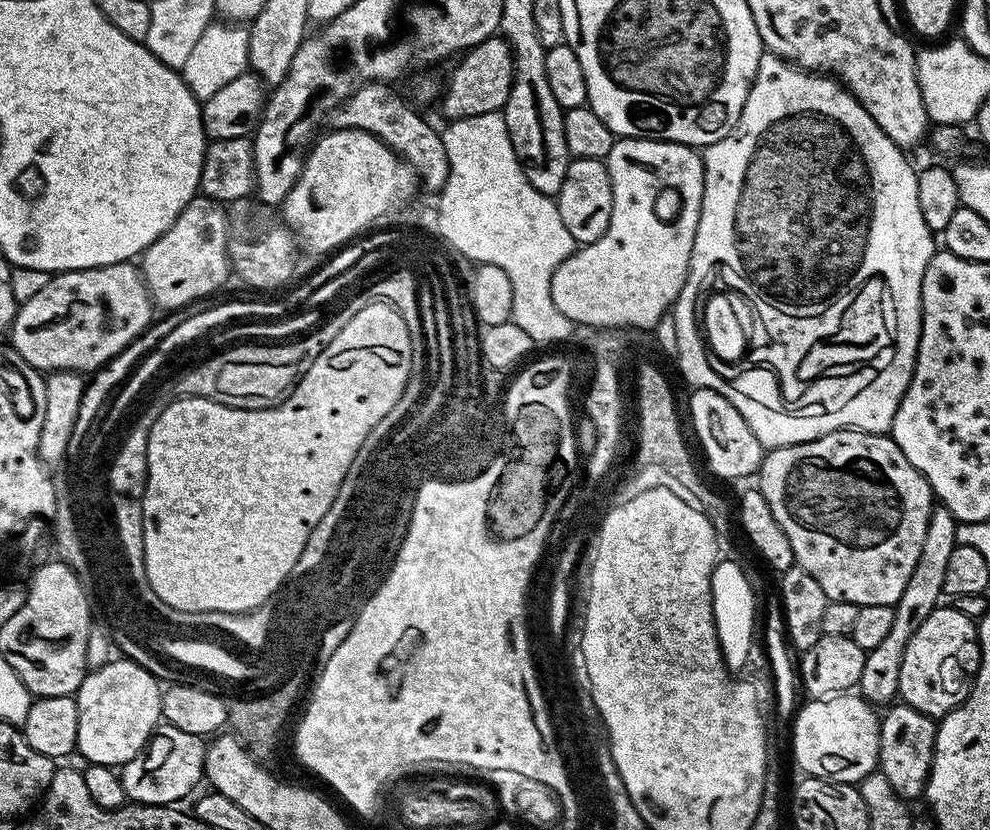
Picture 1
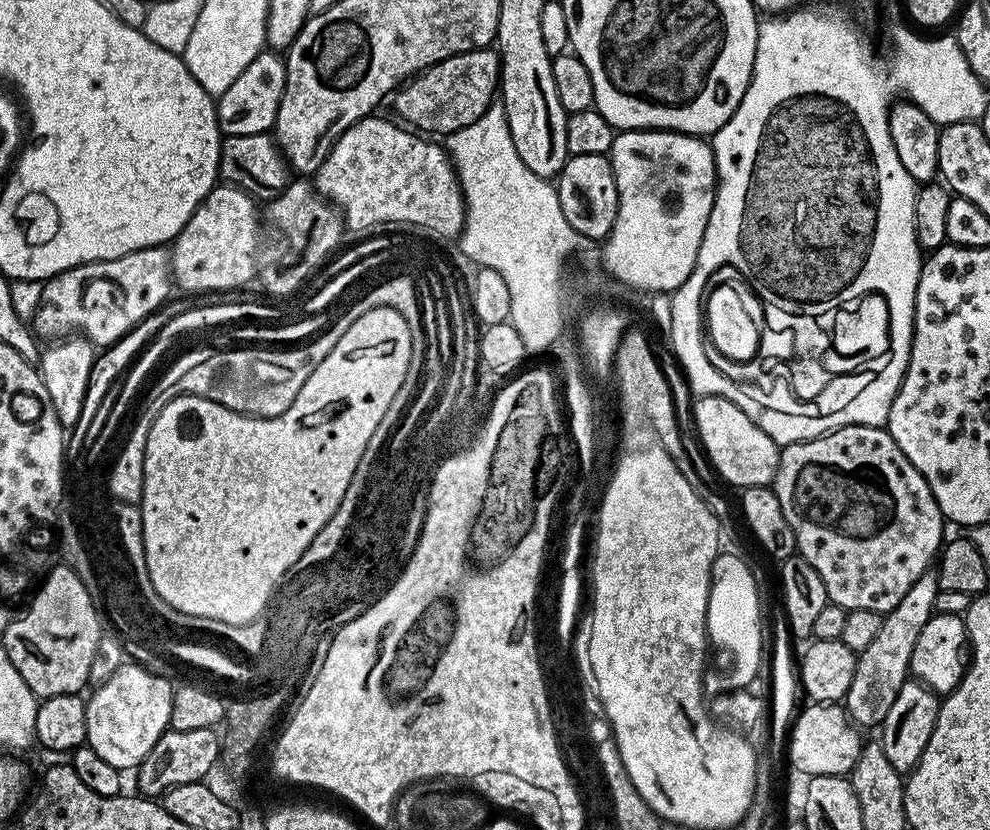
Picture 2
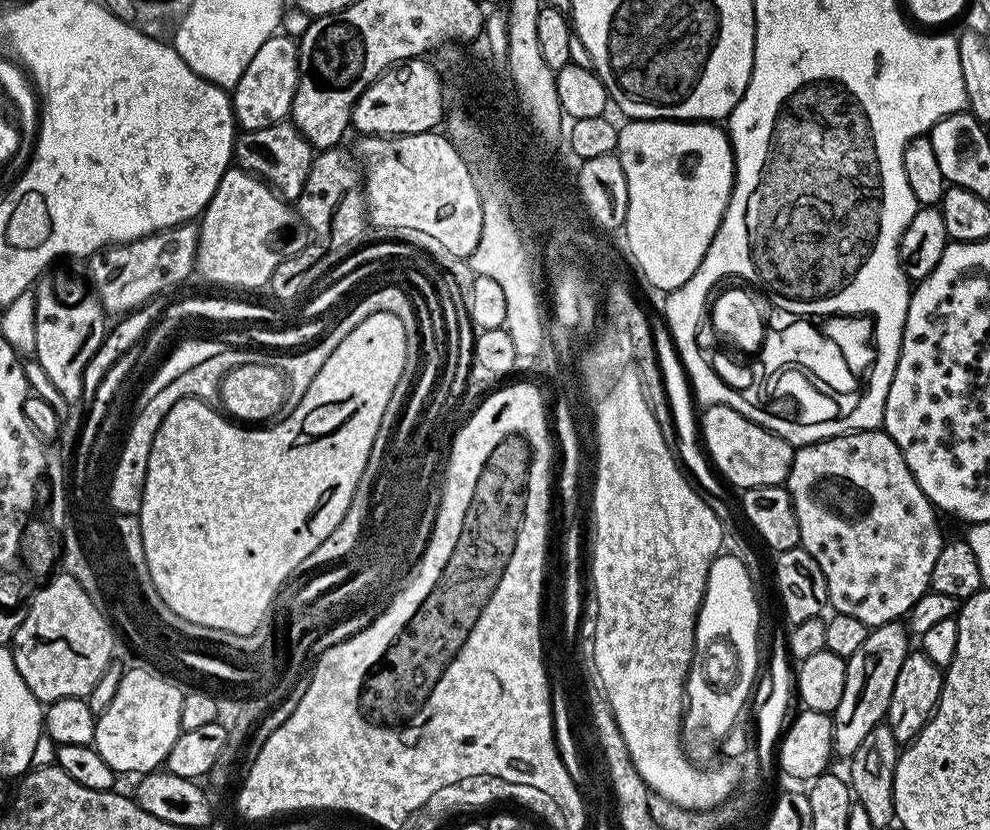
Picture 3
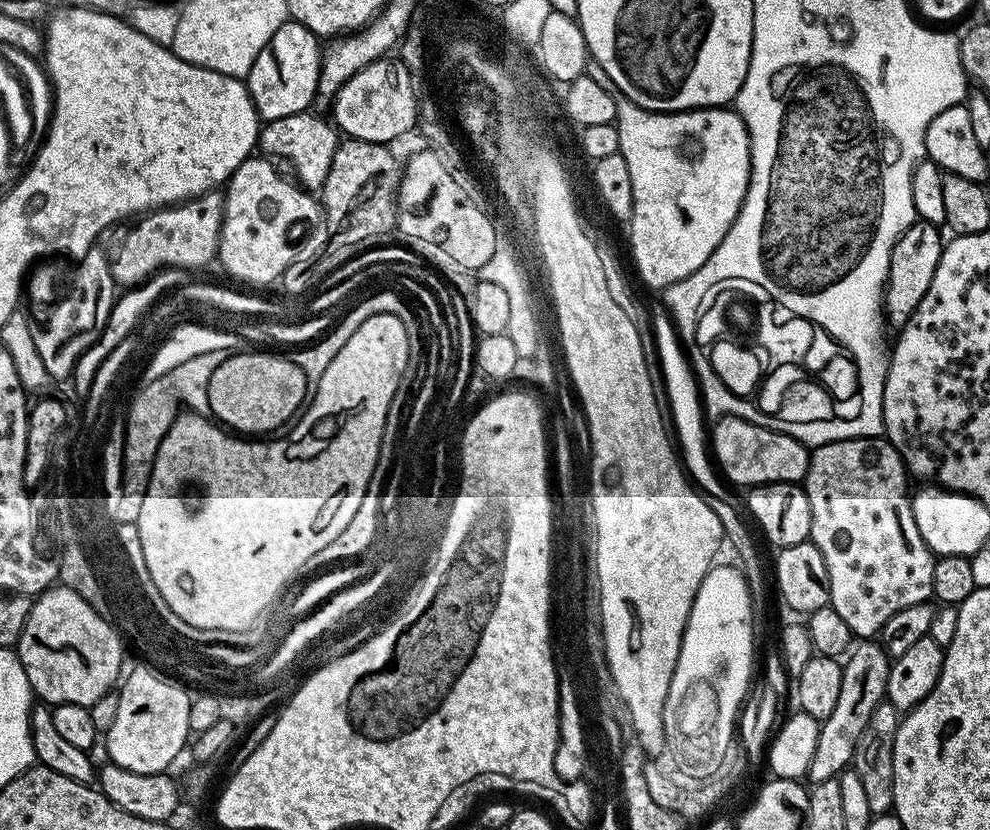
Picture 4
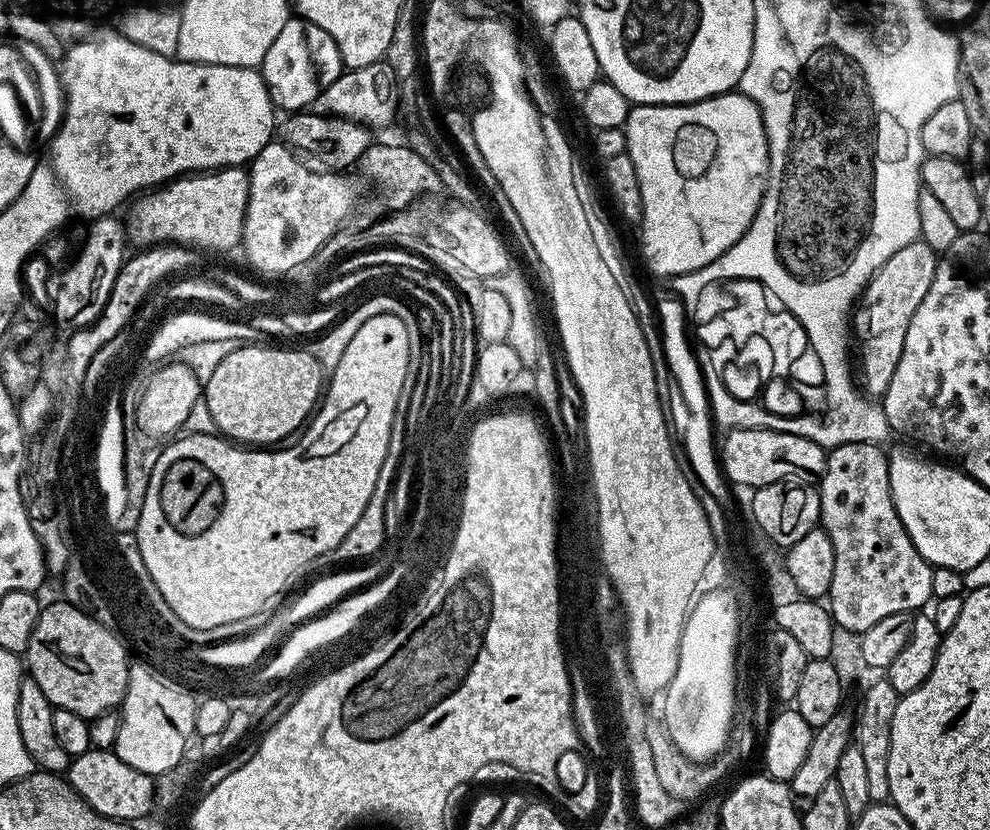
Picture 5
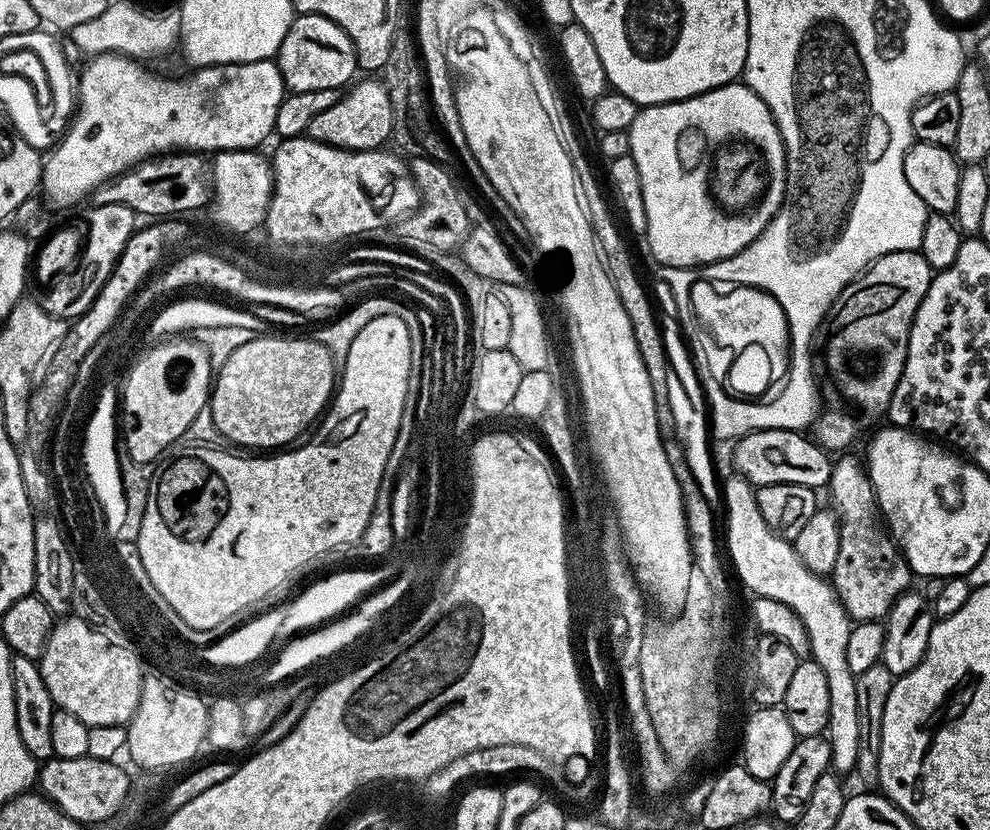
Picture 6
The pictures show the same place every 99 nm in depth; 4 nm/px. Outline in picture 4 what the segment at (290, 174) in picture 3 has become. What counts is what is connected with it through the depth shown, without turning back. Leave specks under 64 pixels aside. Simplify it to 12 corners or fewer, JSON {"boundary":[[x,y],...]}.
{"boundary":[[309,110],[267,121],[258,148],[320,190],[342,136]]}

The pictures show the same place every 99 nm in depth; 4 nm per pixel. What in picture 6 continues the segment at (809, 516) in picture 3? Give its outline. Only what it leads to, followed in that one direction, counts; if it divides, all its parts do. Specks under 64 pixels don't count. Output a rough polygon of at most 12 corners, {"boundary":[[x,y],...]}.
{"boundary":[[861,457],[832,465],[840,546],[830,583],[880,622],[914,573],[882,523]]}

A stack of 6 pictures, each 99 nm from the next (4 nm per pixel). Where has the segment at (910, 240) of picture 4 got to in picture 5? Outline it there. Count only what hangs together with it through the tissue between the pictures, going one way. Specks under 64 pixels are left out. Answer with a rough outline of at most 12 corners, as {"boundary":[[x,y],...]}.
{"boundary":[[917,238],[868,279],[850,316],[854,380],[883,397],[938,253]]}

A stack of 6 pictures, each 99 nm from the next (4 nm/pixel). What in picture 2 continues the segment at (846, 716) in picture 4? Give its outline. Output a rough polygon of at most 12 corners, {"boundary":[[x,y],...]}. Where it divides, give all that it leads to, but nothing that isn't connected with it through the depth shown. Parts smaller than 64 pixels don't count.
{"boundary":[[929,570],[856,657],[842,701],[861,729],[883,725],[936,612]]}

